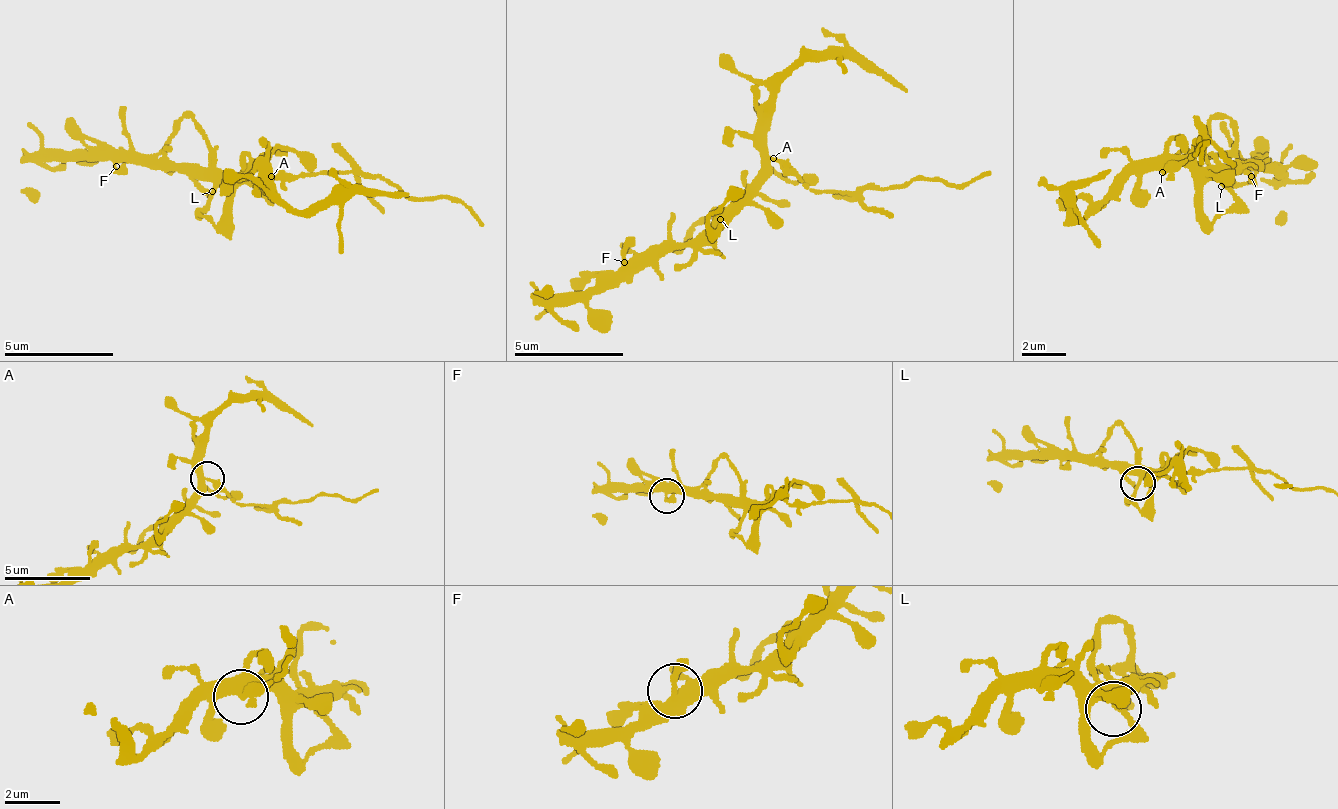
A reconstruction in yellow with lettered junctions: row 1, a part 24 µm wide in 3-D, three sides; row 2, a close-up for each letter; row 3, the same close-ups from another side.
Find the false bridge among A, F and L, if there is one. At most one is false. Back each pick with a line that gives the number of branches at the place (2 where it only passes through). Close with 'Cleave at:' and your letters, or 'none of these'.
A: 4
Cleave at: A

